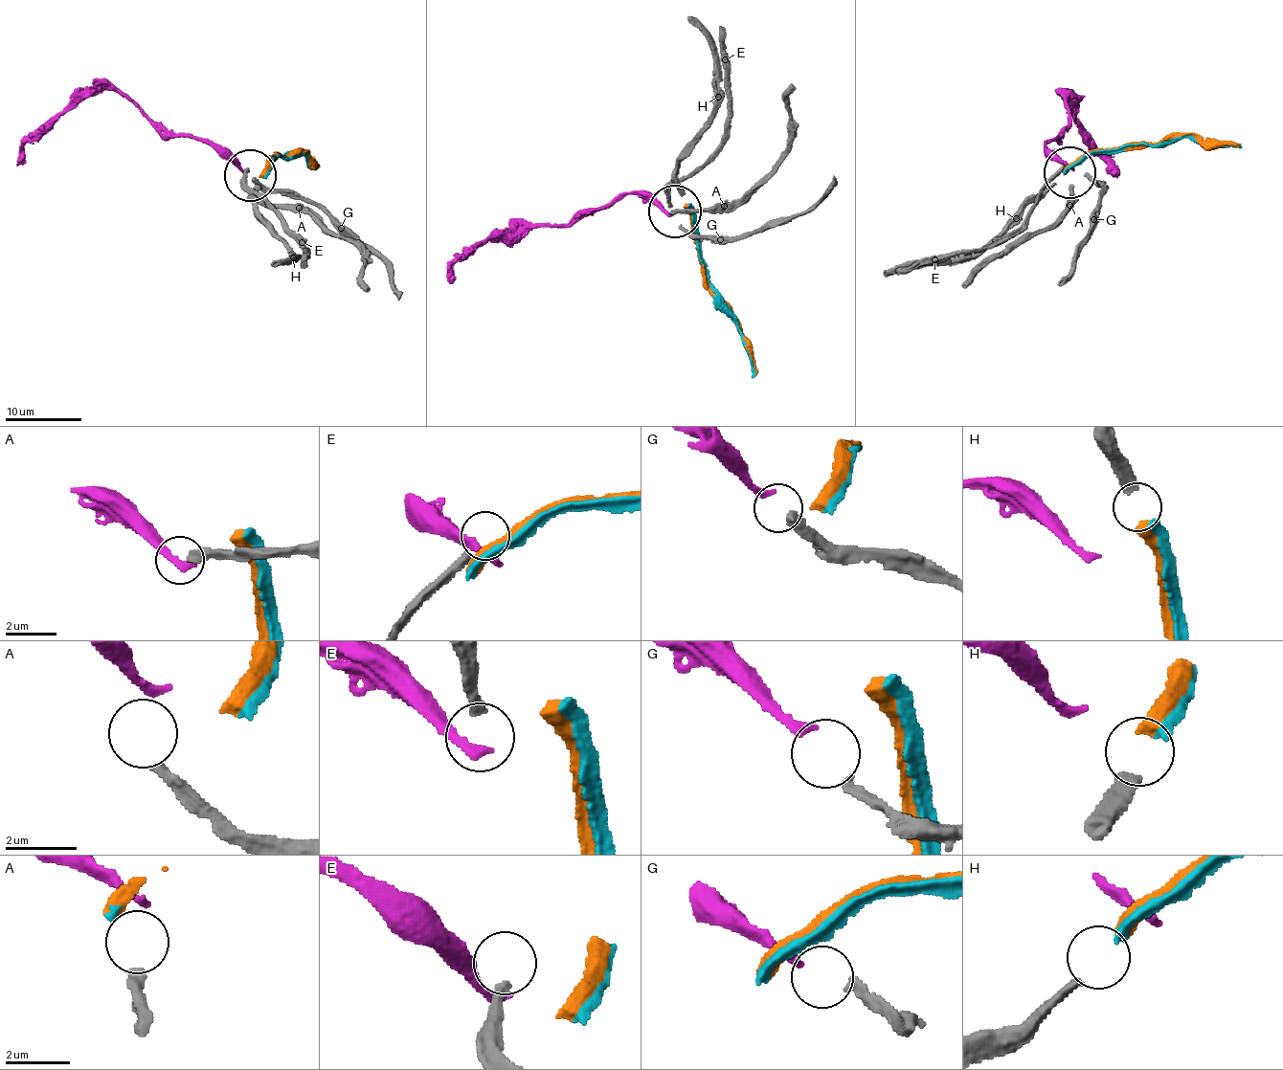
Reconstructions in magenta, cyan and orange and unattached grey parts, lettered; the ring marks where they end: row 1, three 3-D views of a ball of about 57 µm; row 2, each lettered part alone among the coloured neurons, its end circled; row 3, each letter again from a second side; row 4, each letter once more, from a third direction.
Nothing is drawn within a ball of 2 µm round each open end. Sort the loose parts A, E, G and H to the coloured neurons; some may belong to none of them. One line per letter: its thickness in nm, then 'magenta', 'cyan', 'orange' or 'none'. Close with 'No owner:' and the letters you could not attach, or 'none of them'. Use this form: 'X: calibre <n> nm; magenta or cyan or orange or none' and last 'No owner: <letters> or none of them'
A: calibre 360 nm; none
E: calibre 320 nm; none
G: calibre 320 nm; magenta
H: calibre 360 nm; orange
No owner: A, E

